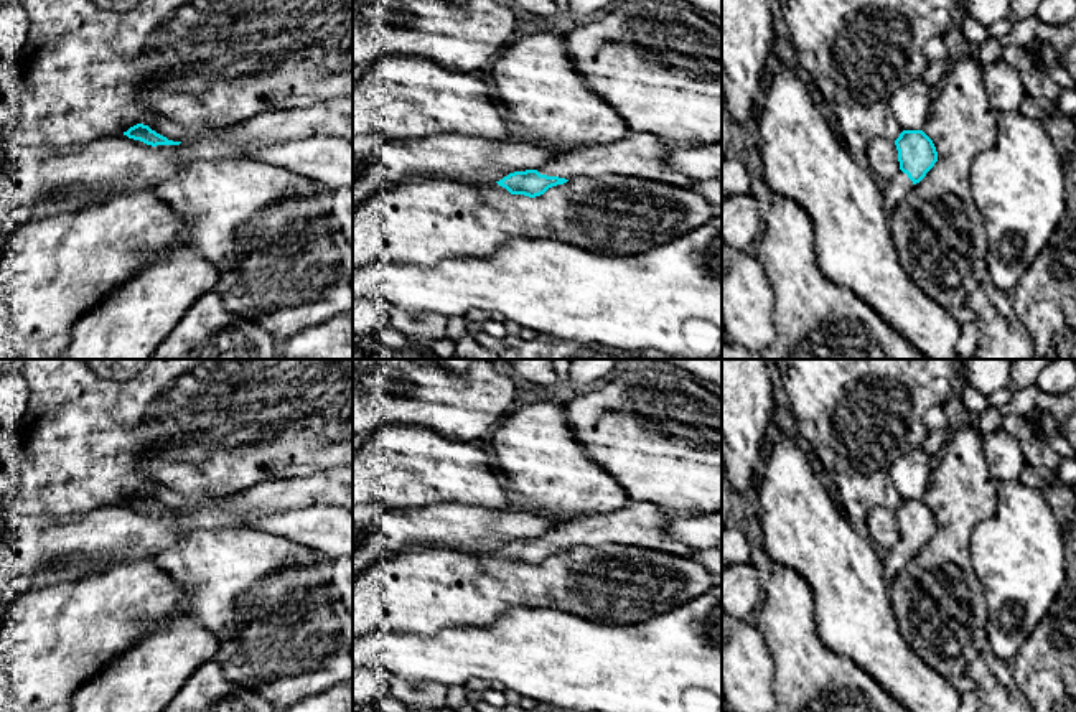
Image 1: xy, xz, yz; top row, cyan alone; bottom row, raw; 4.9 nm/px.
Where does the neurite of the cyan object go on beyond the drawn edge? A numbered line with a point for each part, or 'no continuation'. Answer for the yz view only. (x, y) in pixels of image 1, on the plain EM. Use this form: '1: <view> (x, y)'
1: yz (897, 557)

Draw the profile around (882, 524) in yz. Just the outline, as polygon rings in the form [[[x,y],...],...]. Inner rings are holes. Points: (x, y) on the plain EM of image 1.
[[[873,508],[867,518],[868,537],[885,547],[895,547],[900,541],[898,519],[895,511]]]

